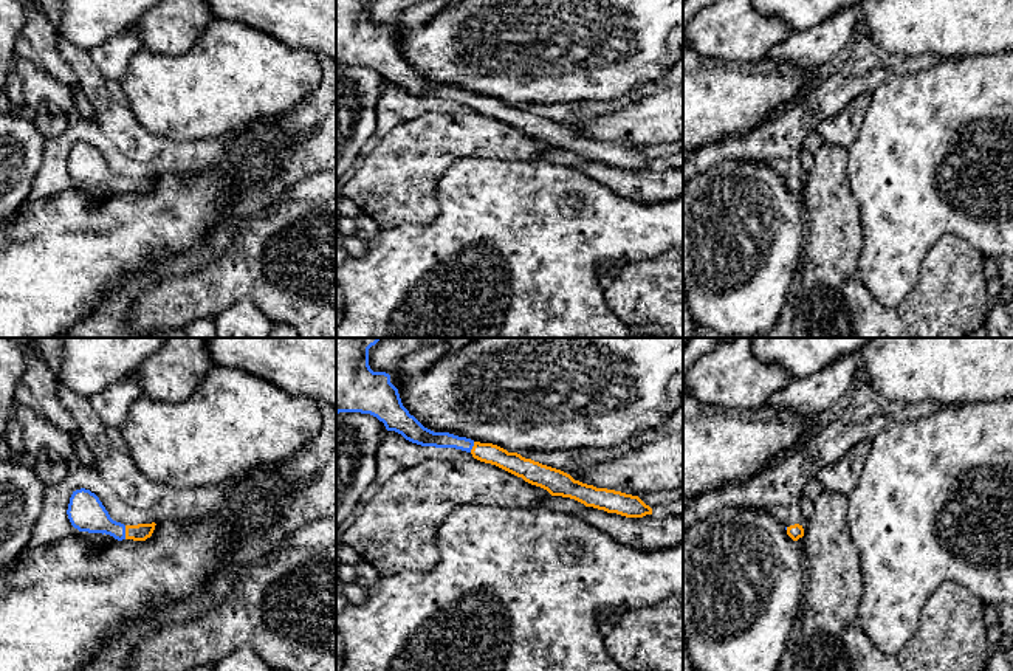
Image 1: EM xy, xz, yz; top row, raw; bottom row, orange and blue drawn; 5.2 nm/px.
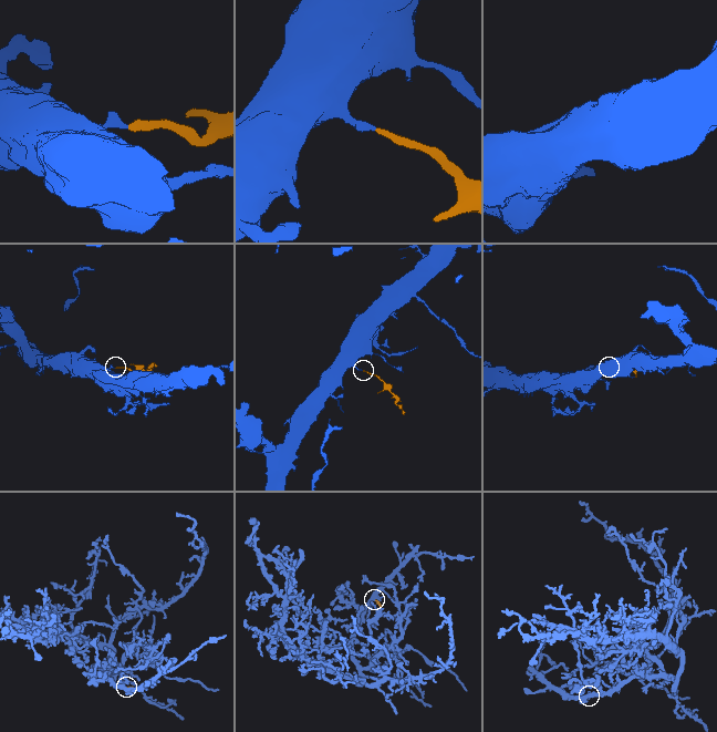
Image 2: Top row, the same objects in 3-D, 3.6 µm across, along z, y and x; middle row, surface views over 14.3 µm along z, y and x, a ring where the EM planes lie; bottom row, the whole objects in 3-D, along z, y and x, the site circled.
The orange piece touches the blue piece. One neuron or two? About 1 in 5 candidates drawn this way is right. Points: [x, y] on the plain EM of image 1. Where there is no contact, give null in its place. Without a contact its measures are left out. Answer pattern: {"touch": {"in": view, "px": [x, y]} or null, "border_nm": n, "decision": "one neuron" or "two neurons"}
{"touch": {"in": "xy", "px": [126, 185]}, "border_nm": 70, "decision": "one neuron"}

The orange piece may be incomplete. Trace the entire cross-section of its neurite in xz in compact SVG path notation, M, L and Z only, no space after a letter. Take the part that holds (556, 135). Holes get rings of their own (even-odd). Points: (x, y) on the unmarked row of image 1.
M336 0L336 67L370 67L383 74L387 84L395 84L412 96L471 105L474 112L522 130L528 136L547 143L551 149L570 150L585 160L626 170L652 167L652 161L638 149L582 136L561 122L525 112L517 105L508 105L493 96L480 96L424 81L403 59L398 42L390 36L390 28L370 22L369 2Z

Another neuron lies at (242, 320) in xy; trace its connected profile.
M240 301L214 318L215 338L271 338L273 322L249 301Z

